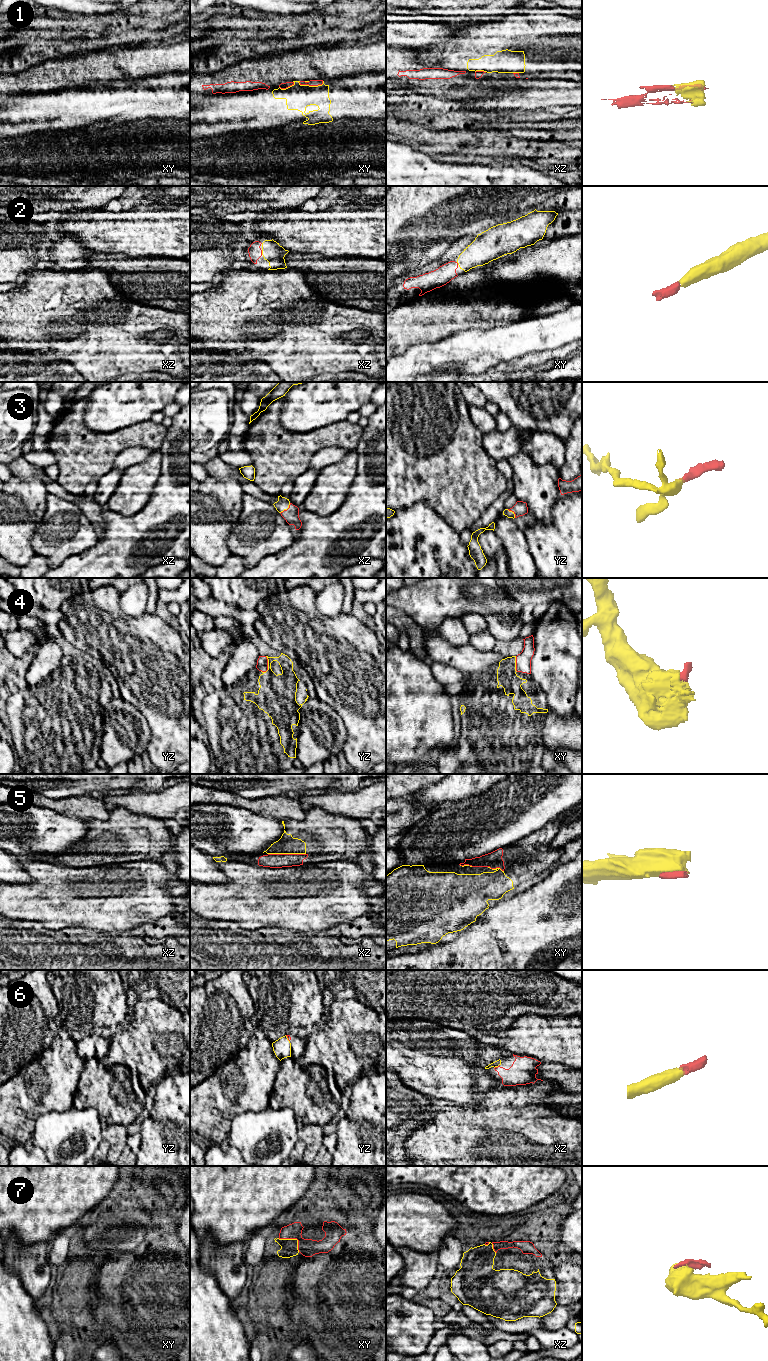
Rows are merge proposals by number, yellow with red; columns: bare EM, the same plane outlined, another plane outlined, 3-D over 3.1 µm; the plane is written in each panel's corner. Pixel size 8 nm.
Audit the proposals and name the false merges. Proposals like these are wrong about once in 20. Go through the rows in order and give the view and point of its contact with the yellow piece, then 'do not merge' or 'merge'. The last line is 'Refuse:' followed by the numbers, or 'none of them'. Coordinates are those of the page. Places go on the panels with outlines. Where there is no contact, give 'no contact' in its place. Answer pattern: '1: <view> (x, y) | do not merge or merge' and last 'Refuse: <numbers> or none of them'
1: xy (311, 86) | do not merge
2: xz (262, 252) | merge
3: xz (286, 509) | merge
4: yz (268, 665) | merge
5: xz (287, 853) | merge
6: xz (496, 1066) | merge
7: xy (293, 1239) | merge
Refuse: 1

